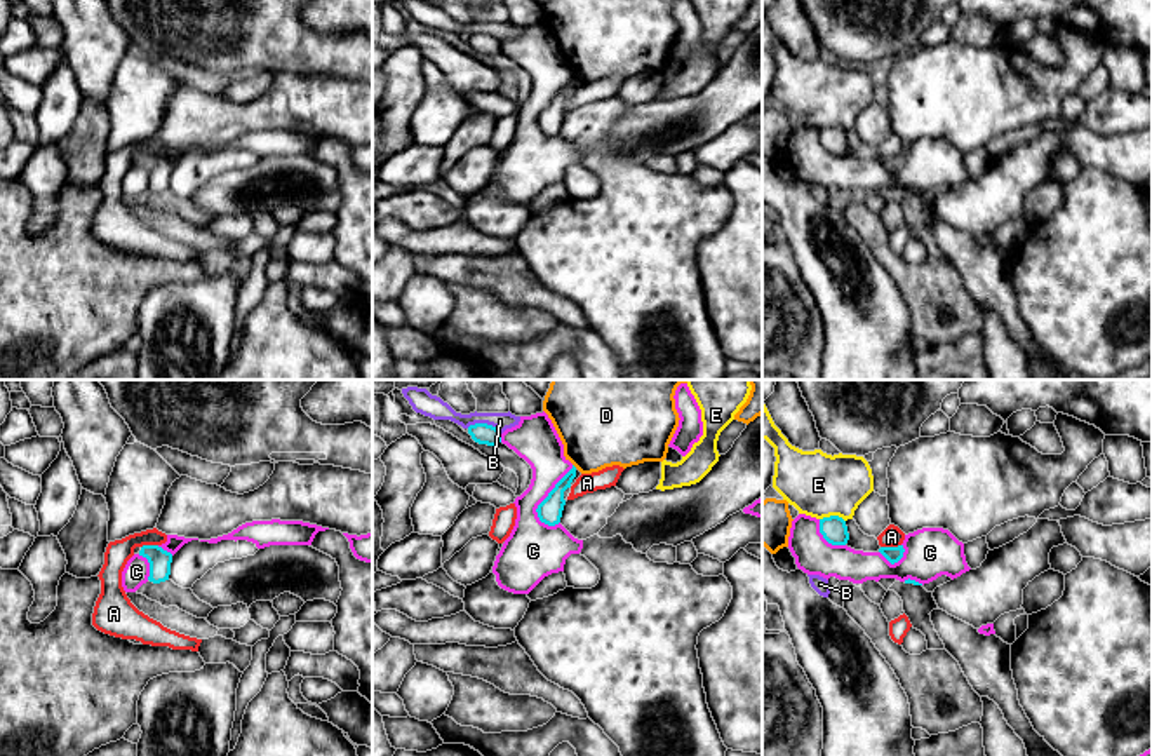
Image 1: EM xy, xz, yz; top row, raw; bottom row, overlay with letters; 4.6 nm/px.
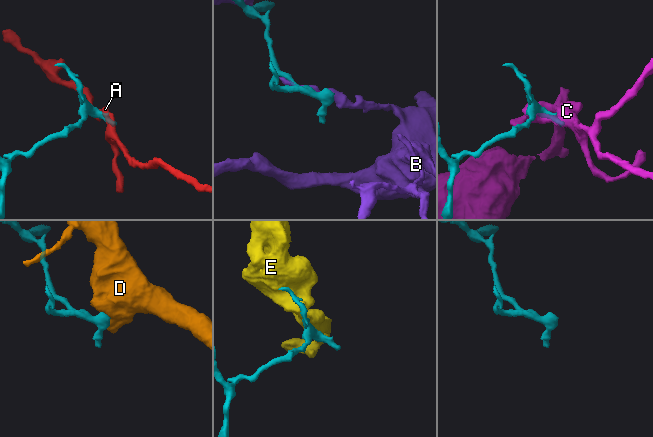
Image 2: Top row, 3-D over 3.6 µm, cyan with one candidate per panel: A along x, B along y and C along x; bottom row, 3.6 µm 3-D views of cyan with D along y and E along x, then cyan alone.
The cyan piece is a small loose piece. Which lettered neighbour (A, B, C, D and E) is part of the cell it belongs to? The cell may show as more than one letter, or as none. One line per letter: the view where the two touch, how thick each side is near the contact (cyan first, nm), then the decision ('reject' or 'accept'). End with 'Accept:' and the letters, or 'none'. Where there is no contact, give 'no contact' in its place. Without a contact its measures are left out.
A: meets cyan in yz; 80 nm thick on the cyan side, 100 nm on the other; reject
B: meets cyan in xz; 100 nm thick on the cyan side, 100 nm on the other; reject
C: meets cyan in xz; 110 nm thick on the cyan side, 260 nm on the other; reject
D: no contact; reject
E: meets cyan in yz; 120 nm thick on the cyan side, 300 nm on the other; reject
Accept: none

